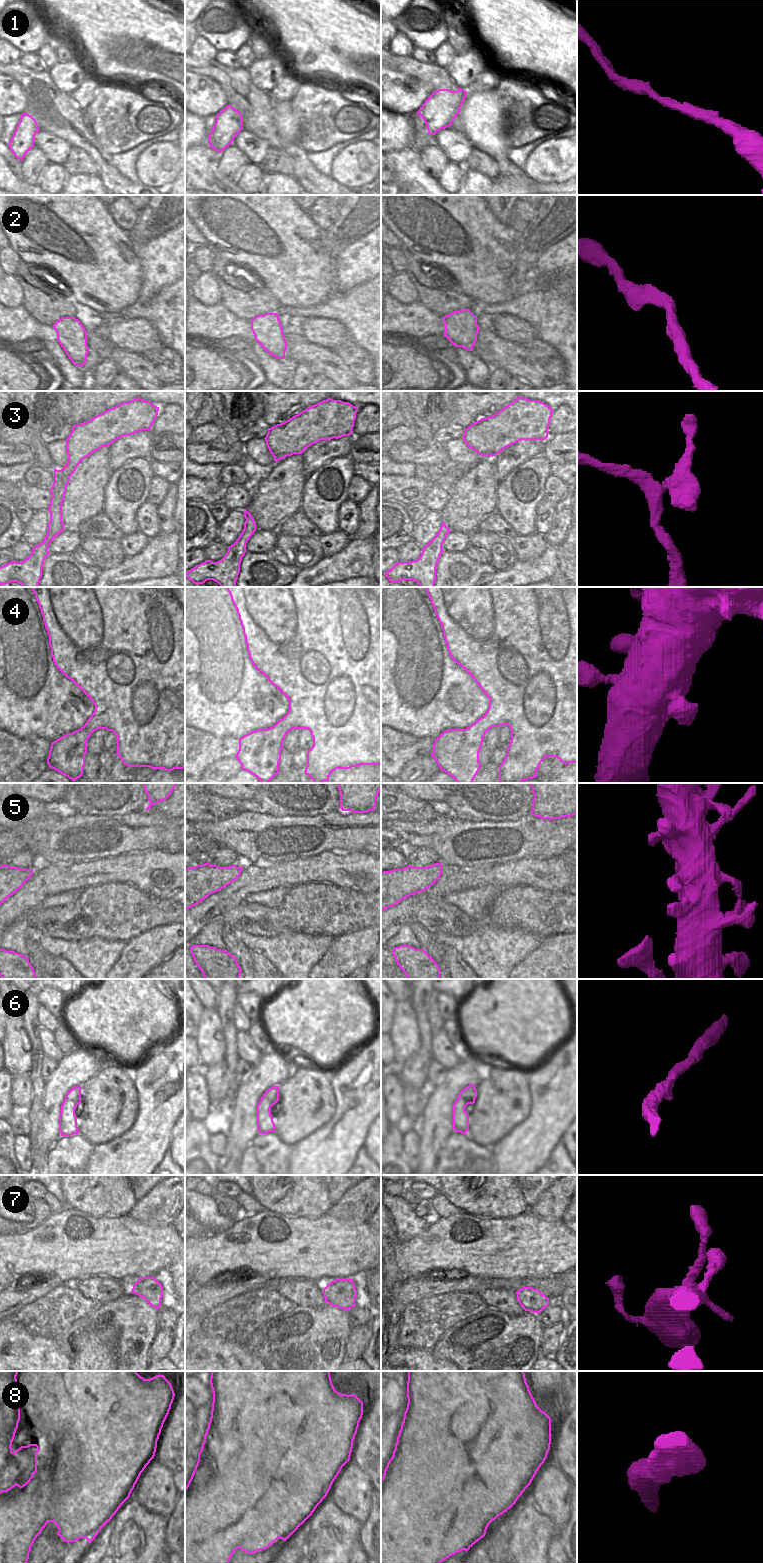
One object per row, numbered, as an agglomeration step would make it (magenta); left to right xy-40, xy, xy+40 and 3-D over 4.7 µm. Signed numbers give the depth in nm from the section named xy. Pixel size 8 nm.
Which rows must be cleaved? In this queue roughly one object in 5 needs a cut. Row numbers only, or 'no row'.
no row.

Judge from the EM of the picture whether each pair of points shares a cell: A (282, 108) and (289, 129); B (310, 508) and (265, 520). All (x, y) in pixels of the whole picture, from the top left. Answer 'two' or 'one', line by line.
A: one
B: two

